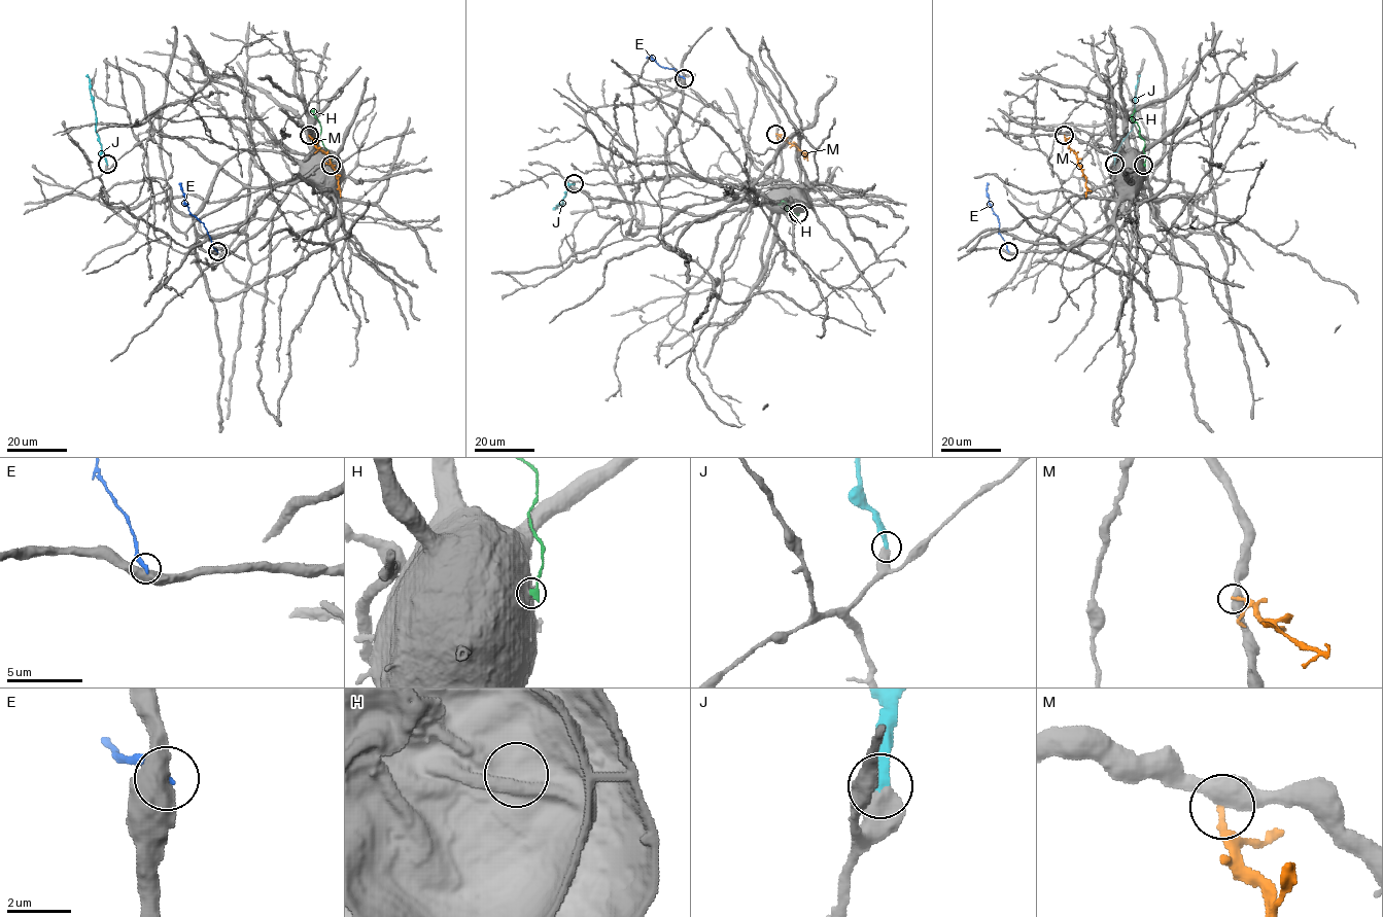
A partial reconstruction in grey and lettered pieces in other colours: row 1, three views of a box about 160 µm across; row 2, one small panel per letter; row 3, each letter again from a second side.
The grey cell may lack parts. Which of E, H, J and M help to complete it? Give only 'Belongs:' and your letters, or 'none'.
Belongs: J

